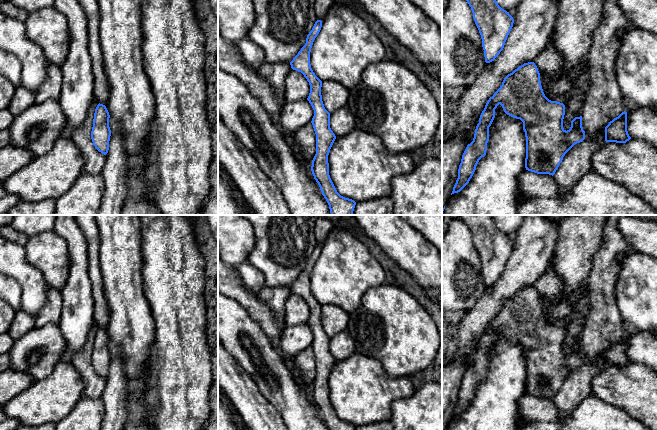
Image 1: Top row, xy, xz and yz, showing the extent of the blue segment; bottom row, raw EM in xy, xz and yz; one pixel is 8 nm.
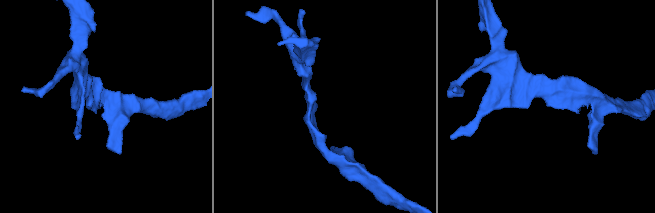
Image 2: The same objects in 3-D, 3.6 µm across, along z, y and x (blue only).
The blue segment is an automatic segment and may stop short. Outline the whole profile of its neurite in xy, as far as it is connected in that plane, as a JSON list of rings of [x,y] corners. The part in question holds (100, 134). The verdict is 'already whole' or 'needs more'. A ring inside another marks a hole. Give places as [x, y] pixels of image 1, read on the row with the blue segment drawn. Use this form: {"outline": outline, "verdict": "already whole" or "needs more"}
{"outline": [[[99,103],[94,113],[91,139],[95,148],[104,155],[108,153],[111,136],[109,118],[106,106]]], "verdict": "already whole"}

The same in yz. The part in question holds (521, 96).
{"outline": [[[534,62],[524,63],[504,78],[500,88],[487,101],[473,141],[462,155],[451,195],[469,183],[479,160],[486,155],[489,127],[499,104],[507,115],[523,122],[528,171],[553,176],[565,154],[585,139],[582,116],[575,117],[566,131],[563,128],[565,105],[545,96],[537,66]]], "verdict": "already whole"}

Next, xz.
{"outline": [[[317,20],[307,35],[305,45],[293,58],[290,65],[293,70],[301,72],[310,85],[307,100],[314,110],[311,123],[316,134],[316,154],[311,166],[314,179],[329,205],[331,215],[353,215],[356,202],[341,196],[329,175],[328,155],[336,136],[330,128],[330,113],[325,109],[322,101],[322,81],[315,75],[310,64],[311,48],[321,27],[322,21]]], "verdict": "already whole"}

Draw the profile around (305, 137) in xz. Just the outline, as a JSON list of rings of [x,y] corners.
[[[312,123],[299,129],[295,133],[295,140],[302,149],[305,158],[312,161],[316,154],[316,134]]]

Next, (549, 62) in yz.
[[[553,35],[534,63],[540,73],[541,86],[545,96],[551,101],[556,101],[556,96],[551,90],[551,82],[562,71],[562,55],[553,43]]]

